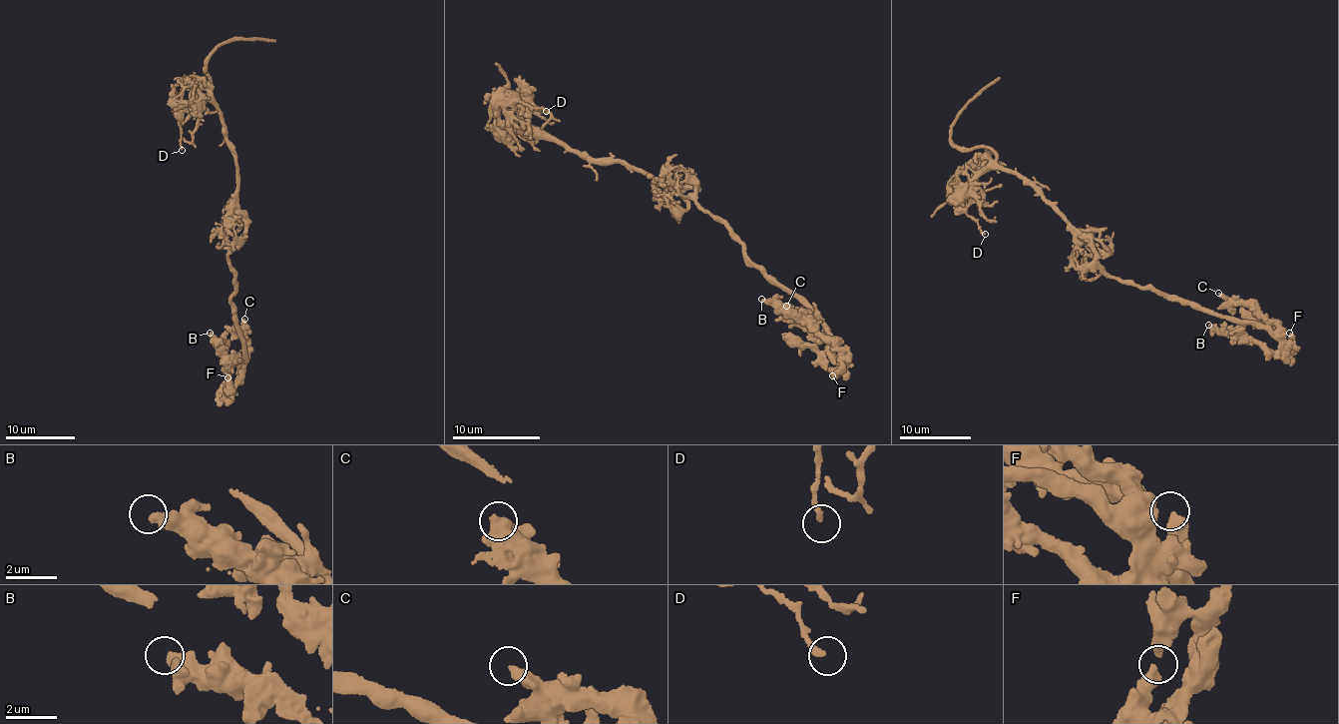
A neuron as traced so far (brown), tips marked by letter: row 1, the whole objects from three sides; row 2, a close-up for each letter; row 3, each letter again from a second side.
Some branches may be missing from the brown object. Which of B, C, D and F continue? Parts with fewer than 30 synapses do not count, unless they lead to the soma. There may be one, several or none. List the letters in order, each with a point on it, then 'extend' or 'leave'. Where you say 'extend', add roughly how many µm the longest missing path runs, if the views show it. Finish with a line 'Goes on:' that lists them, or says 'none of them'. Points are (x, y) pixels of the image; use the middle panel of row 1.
B: (761, 299) | leave
C: (786, 306) | leave
D: (546, 111) | leave
F: (832, 375) | leave
Goes on: none of them

